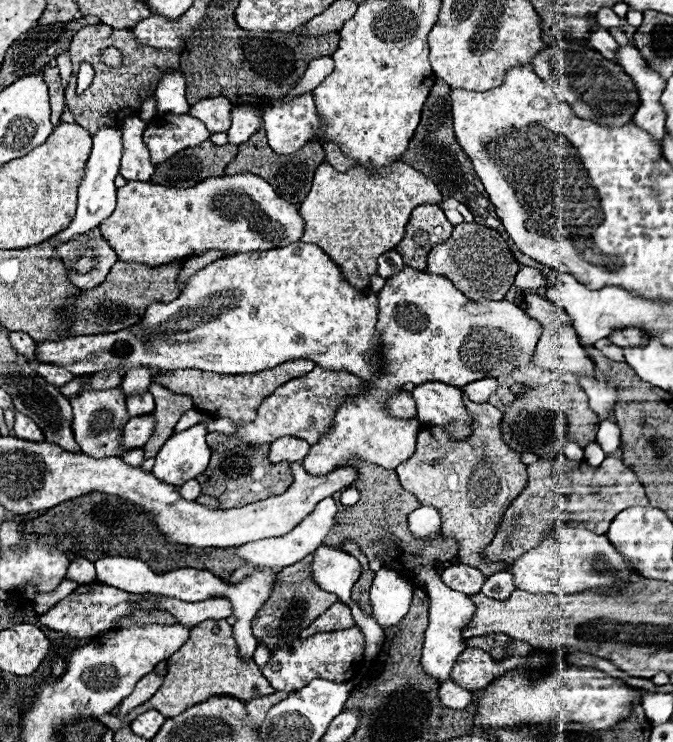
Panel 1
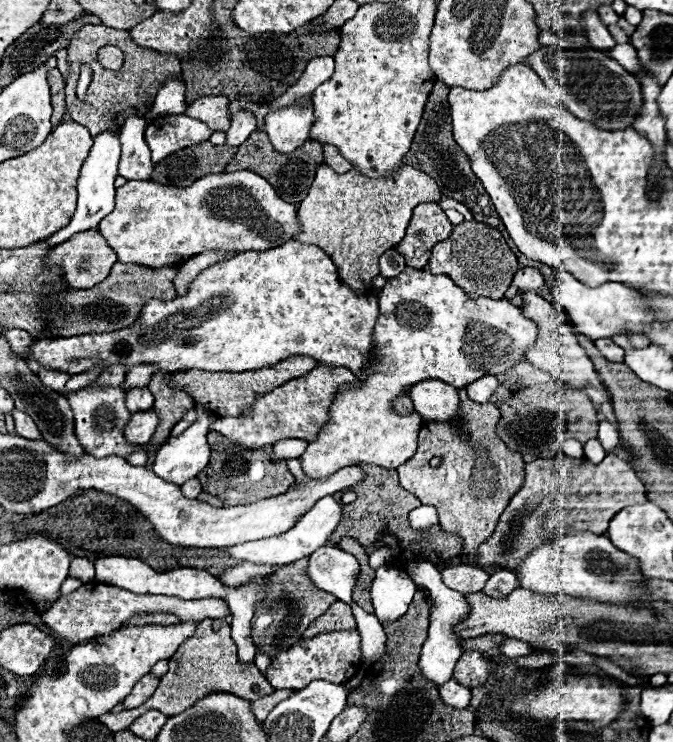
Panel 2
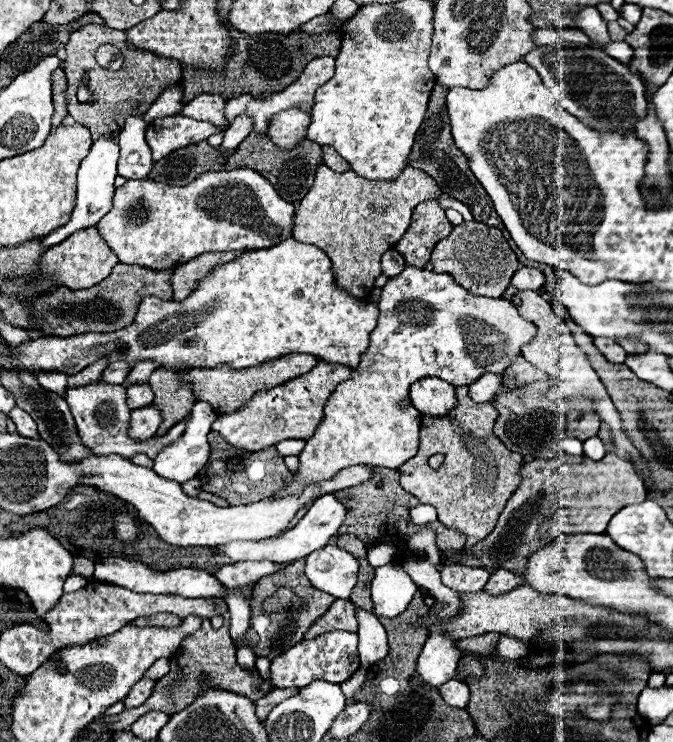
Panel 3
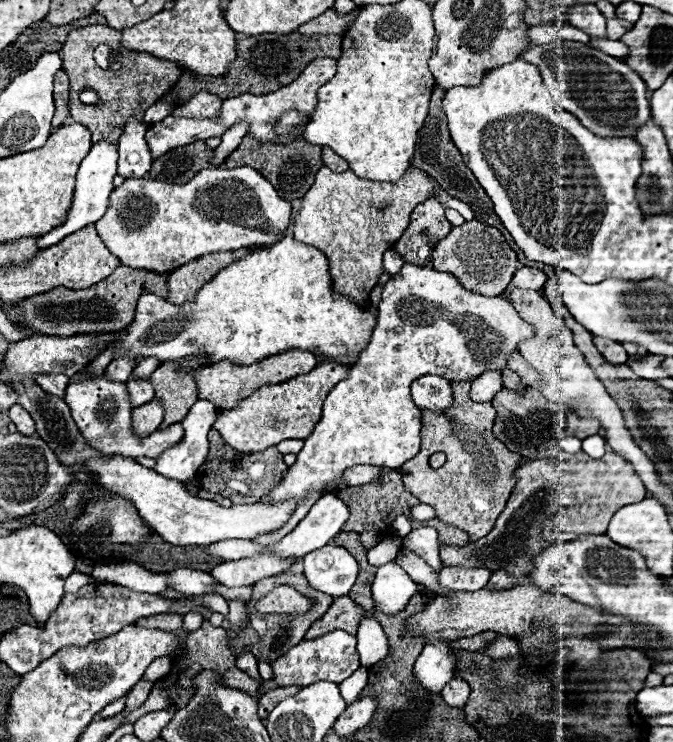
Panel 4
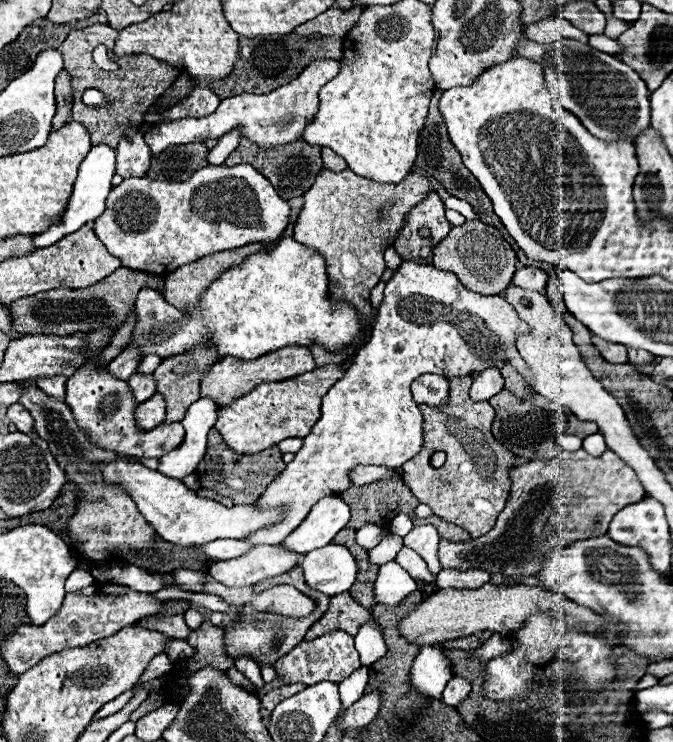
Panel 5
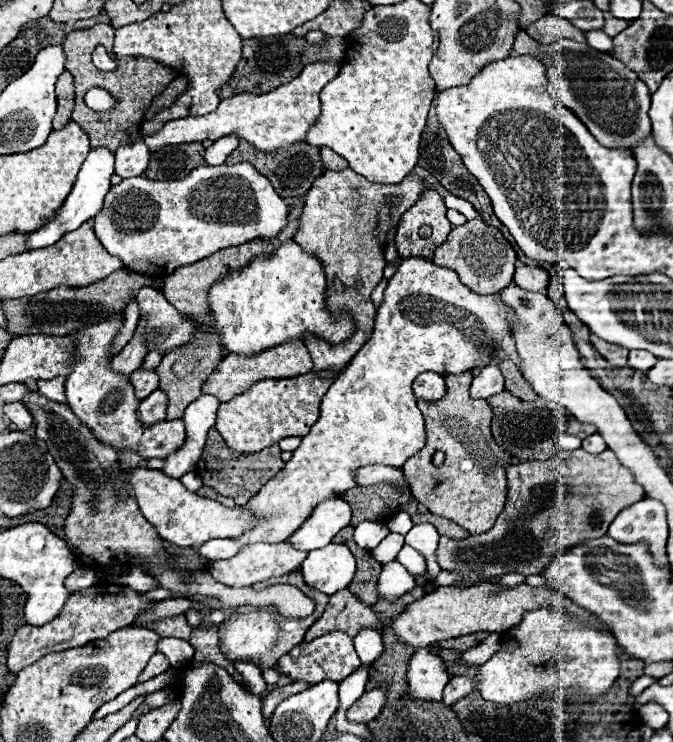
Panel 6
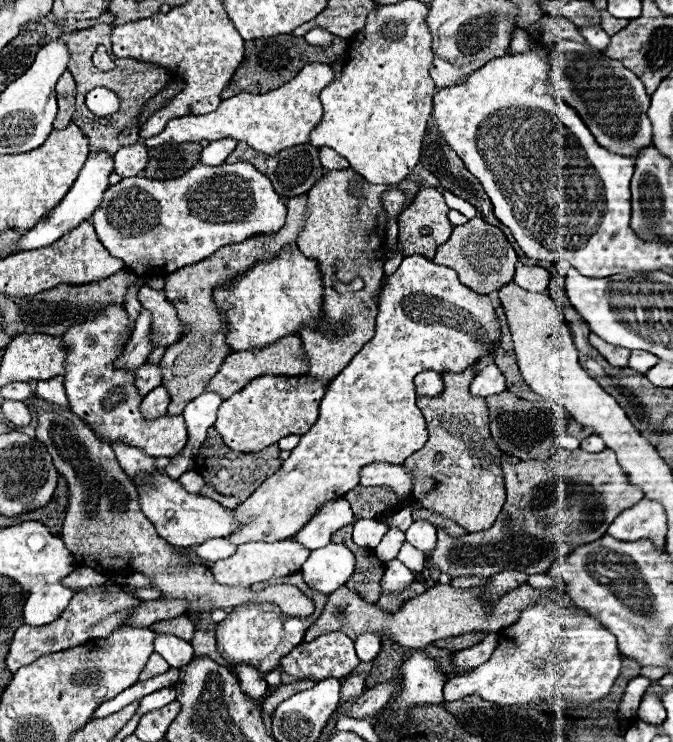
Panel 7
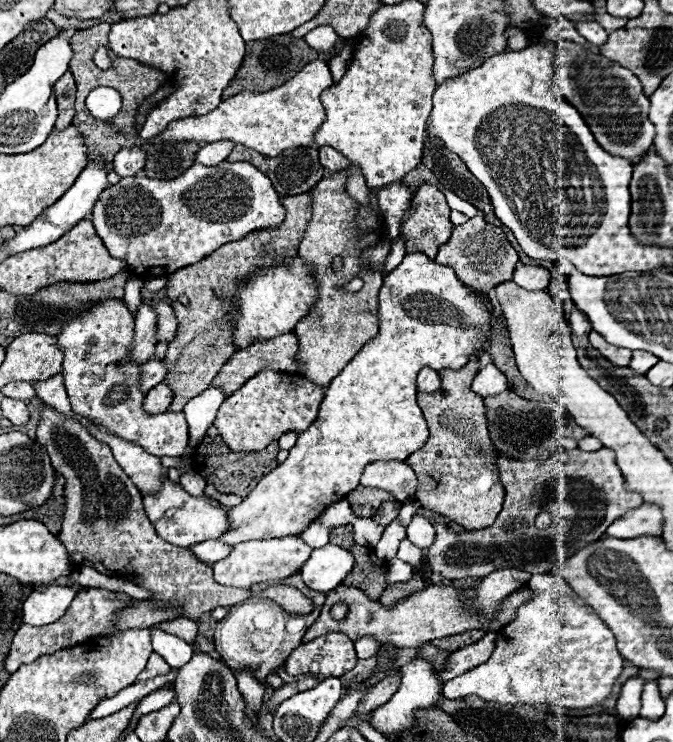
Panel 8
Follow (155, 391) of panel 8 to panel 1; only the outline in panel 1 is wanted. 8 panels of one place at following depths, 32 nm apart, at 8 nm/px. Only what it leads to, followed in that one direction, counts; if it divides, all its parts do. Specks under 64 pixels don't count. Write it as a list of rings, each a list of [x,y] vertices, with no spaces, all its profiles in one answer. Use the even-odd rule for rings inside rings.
[[[140,416],[140,418],[130,418],[128,424],[124,426],[124,436],[122,436],[122,448],[124,450],[134,450],[142,448],[154,426],[154,416]]]

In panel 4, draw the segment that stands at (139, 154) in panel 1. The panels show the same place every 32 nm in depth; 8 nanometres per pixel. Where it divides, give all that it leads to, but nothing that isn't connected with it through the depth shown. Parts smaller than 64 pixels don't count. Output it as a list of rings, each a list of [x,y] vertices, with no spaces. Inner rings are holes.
[[[128,118],[126,128],[118,140],[118,174],[124,178],[146,178],[152,166],[150,148],[144,140],[146,124],[136,118]]]

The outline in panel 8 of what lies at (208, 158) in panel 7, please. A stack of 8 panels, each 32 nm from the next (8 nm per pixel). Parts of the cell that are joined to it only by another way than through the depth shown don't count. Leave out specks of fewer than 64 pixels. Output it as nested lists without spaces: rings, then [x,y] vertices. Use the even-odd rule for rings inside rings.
[[[224,140],[224,142],[210,142],[210,144],[206,144],[204,148],[198,150],[196,158],[198,158],[200,164],[218,166],[220,162],[224,162],[228,158],[228,154],[234,150],[234,146],[236,144],[228,142],[228,140]]]

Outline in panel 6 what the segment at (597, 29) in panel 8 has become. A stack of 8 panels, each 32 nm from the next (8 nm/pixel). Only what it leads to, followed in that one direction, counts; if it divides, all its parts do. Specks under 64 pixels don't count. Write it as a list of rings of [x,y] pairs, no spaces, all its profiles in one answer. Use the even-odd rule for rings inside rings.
[[[586,32],[586,38],[588,38],[588,44],[600,52],[610,52],[614,50],[614,44],[612,44],[612,38],[606,36],[604,32]]]

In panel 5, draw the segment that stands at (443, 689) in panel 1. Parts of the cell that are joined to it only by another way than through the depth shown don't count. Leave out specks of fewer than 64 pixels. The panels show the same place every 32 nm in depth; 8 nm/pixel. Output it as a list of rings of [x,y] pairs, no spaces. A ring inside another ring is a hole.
[[[454,676],[454,678],[448,682],[448,686],[444,688],[442,700],[444,700],[448,706],[458,706],[460,702],[464,702],[464,698],[468,698],[470,690],[472,690],[472,686],[470,686],[468,680]]]

